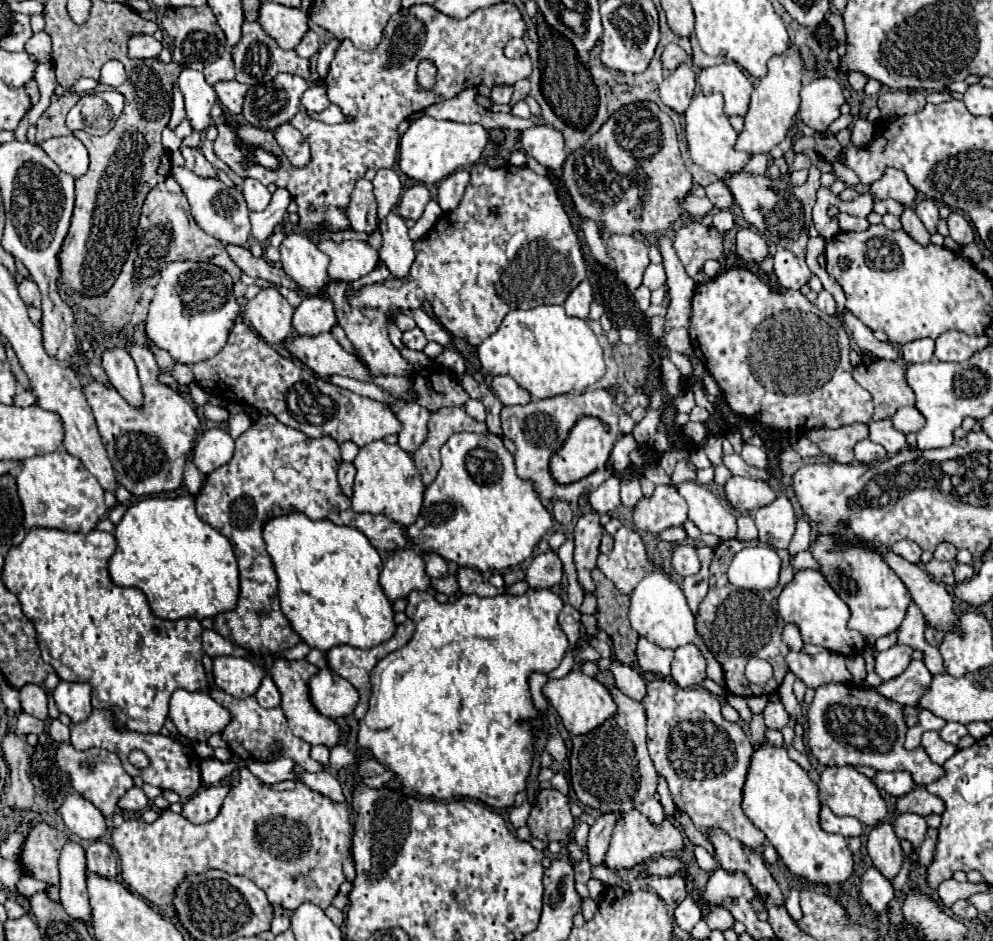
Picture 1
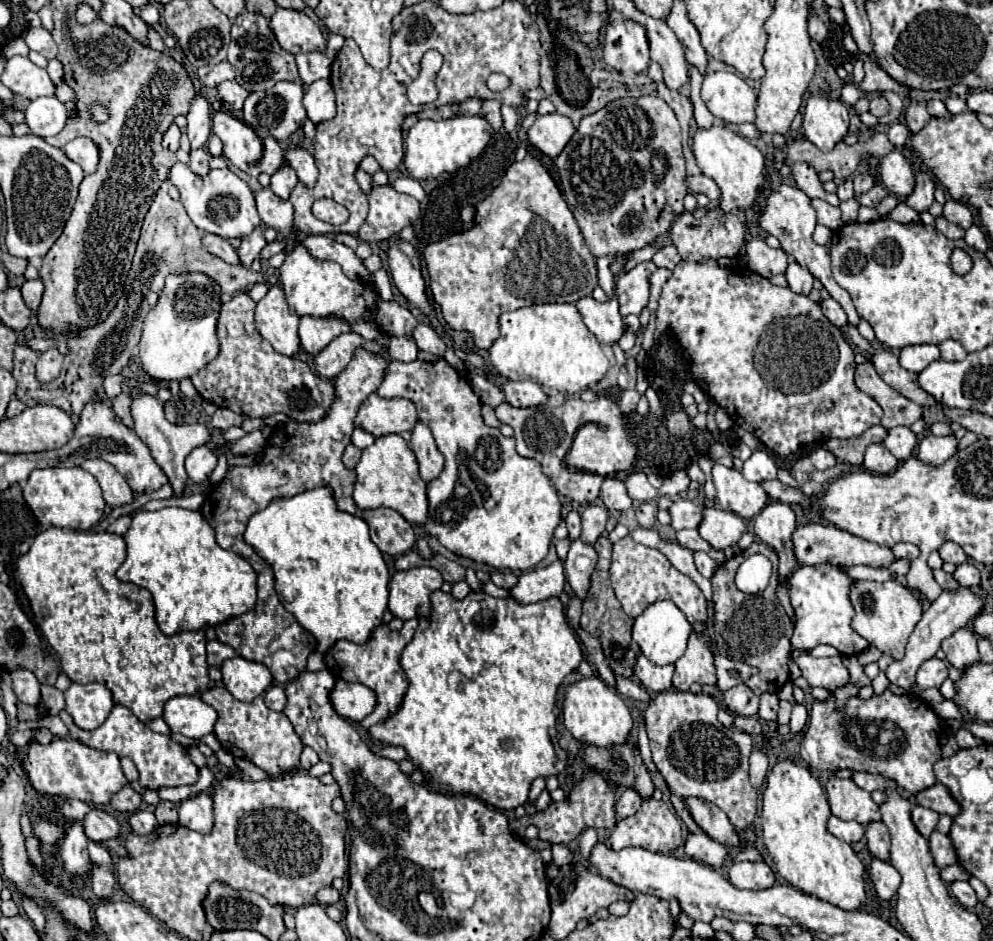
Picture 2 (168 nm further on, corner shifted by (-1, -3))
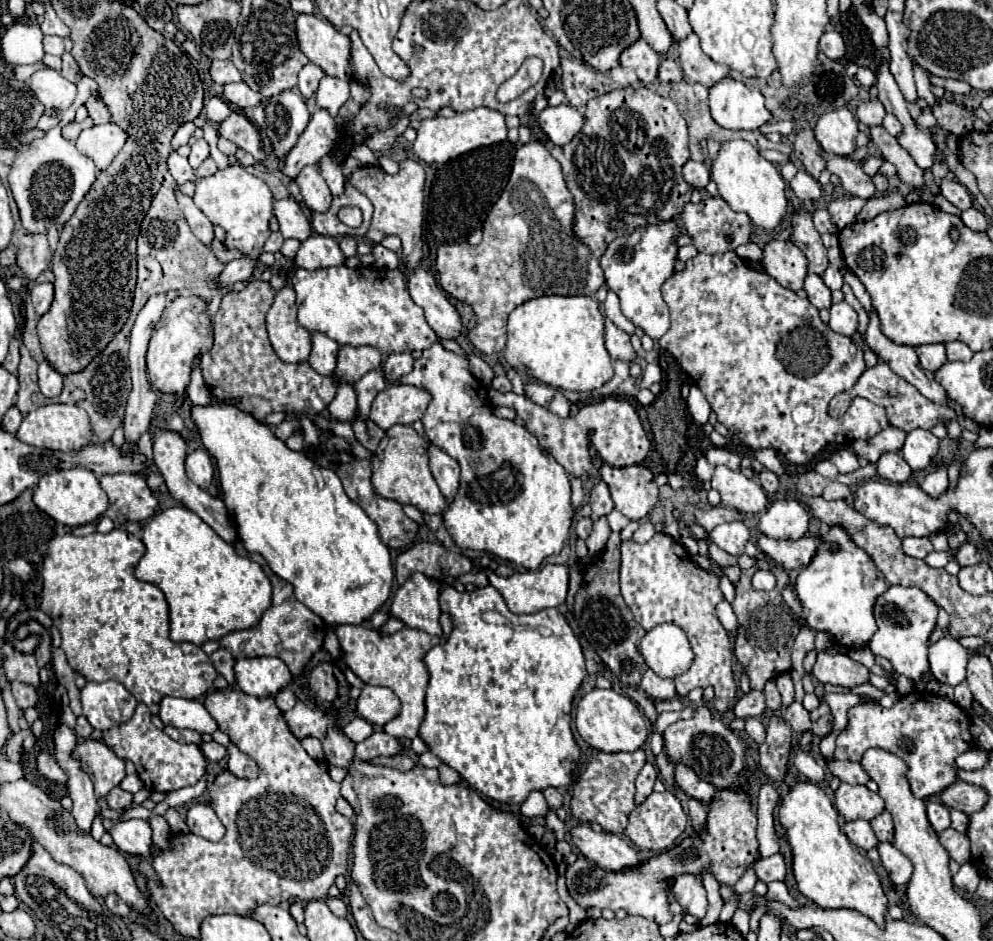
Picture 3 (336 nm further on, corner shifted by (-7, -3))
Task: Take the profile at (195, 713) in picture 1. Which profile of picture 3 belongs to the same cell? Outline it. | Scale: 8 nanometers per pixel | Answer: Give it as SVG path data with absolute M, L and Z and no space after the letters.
M163 697L161 701L159 719L165 725L177 729L193 729L197 733L215 733L217 721L209 715L205 705L197 699L177 699L177 697Z

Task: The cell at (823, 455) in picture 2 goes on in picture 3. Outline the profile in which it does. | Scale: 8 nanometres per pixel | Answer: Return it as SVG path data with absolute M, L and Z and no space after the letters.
M847 447L839 449L837 453L833 453L831 461L837 465L839 473L851 473L851 471L855 471L859 467L859 461L857 461L855 453L851 449L847 449Z

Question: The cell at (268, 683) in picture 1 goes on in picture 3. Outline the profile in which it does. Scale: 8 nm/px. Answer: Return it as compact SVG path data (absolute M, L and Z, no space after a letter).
M281 689L273 699L275 699L275 703L277 703L277 707L281 711L289 711L297 701L297 697L295 697L295 693L291 689Z

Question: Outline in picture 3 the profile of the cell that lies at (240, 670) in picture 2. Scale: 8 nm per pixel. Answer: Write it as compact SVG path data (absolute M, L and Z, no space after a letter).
M255 657L235 661L239 689L253 697L271 697L291 683L291 673L277 657Z

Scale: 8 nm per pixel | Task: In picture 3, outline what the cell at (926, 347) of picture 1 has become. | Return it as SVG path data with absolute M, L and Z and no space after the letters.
M943 343L919 345L919 347L915 347L915 351L917 351L917 357L921 361L921 367L927 369L927 371L931 371L931 373L935 373L947 361L947 357L945 357L945 345Z

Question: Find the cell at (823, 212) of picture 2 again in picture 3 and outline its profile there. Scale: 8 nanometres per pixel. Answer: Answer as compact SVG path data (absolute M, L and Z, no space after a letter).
M799 169L797 175L791 179L791 189L793 193L799 197L799 199L811 199L811 201L817 201L821 199L823 191L821 191L821 185L817 179L813 179L807 171Z

